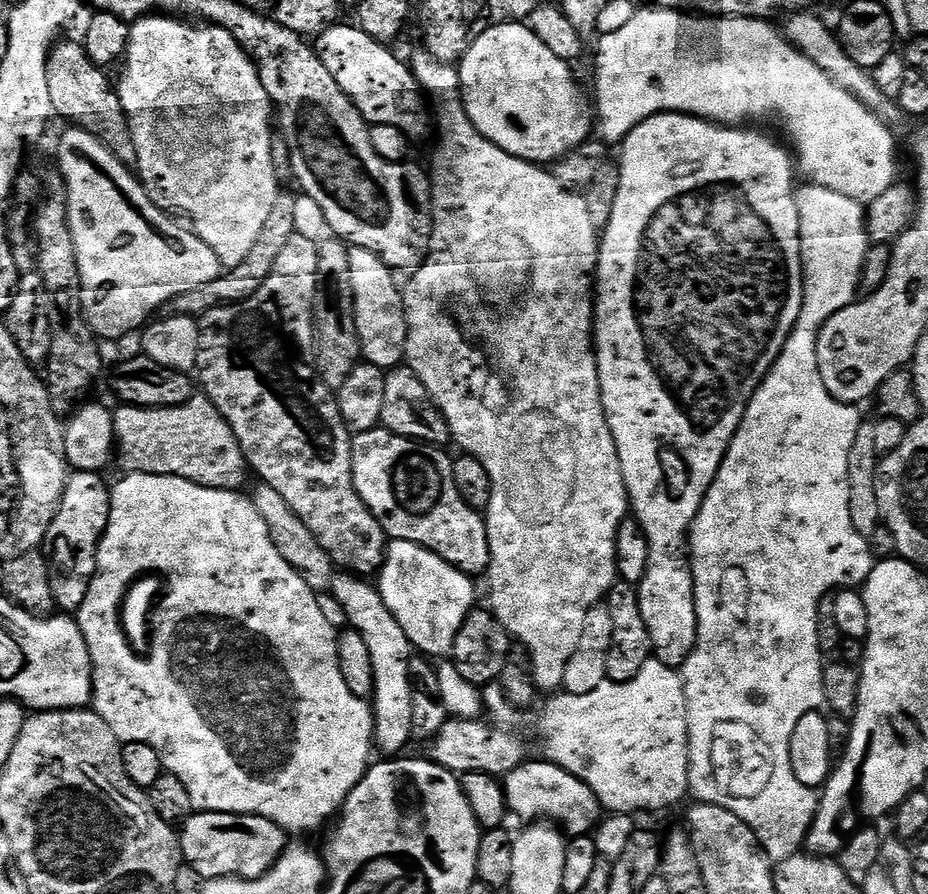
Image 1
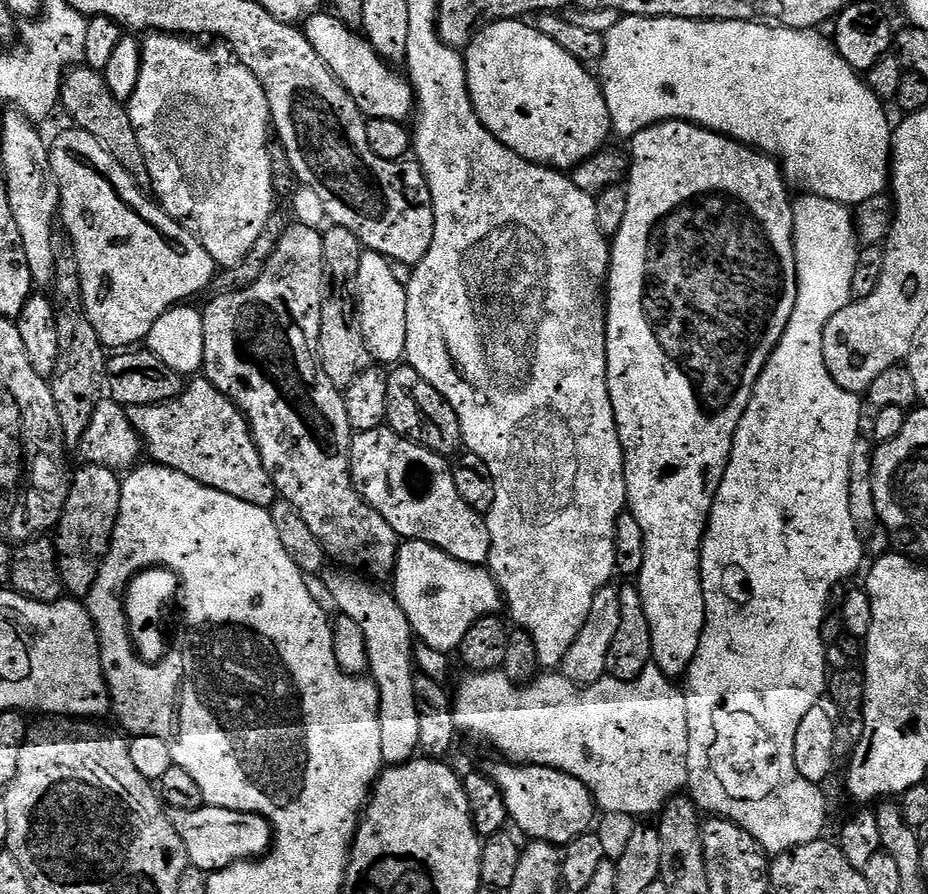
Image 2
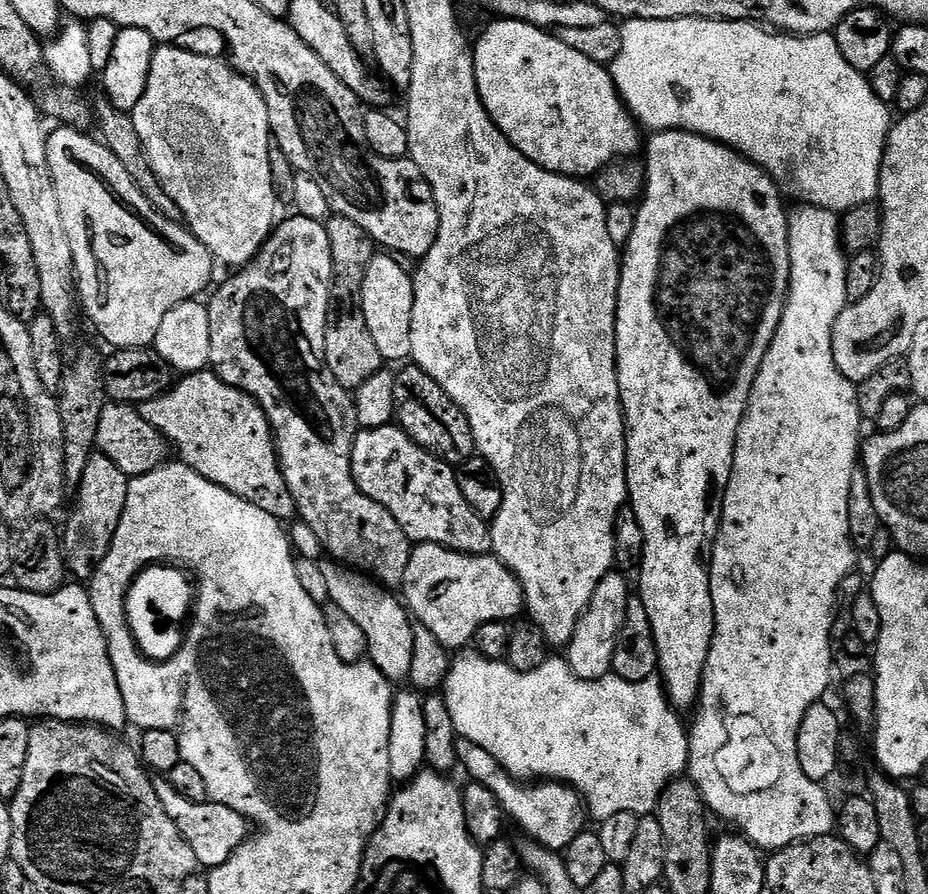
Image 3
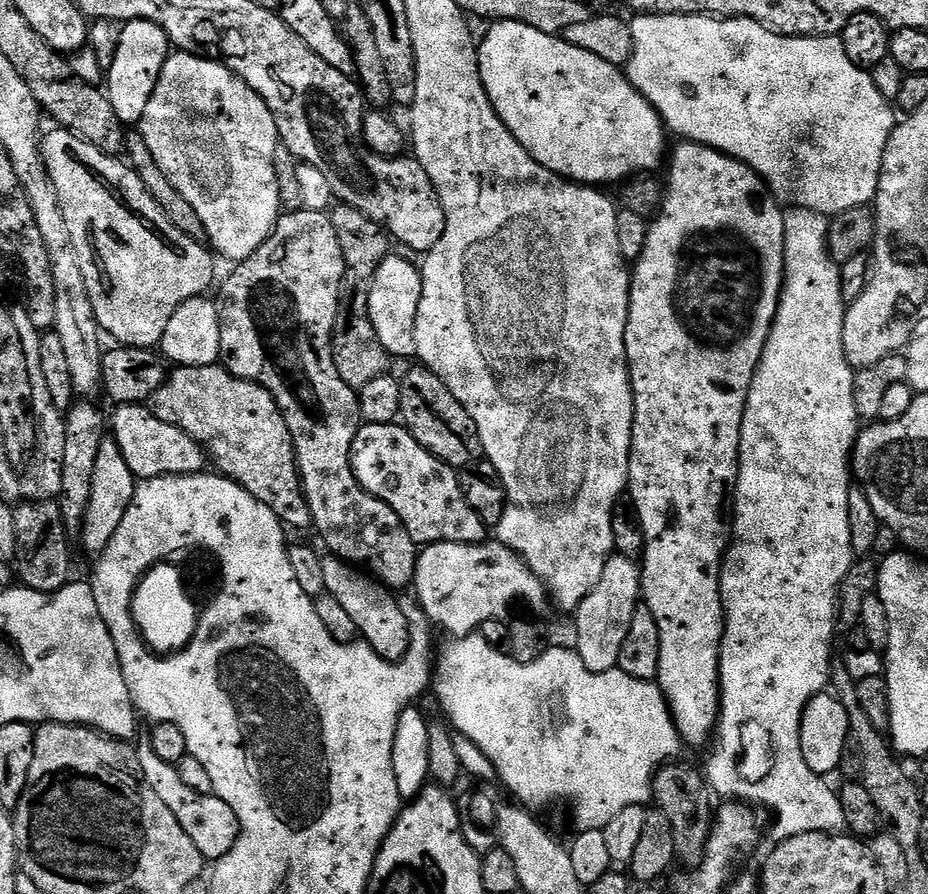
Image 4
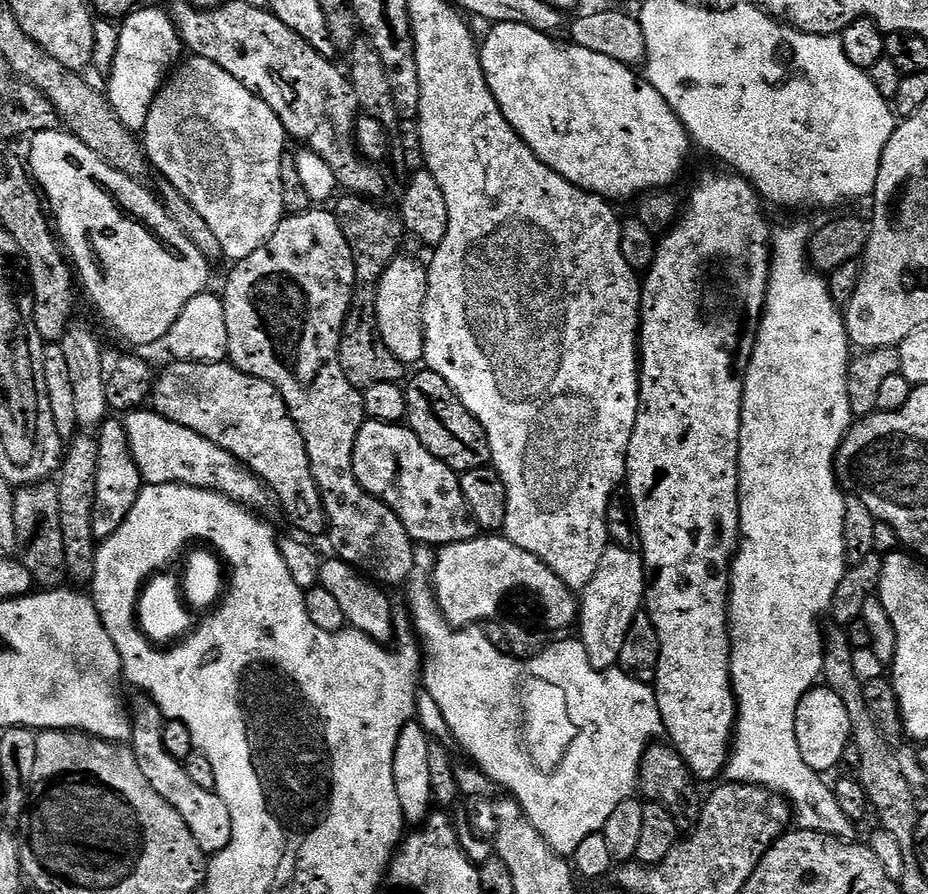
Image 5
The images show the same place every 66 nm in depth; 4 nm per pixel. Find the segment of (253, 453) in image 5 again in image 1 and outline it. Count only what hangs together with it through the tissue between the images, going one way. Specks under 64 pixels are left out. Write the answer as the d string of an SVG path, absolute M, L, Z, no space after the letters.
M197 394L190 402L169 408L139 408L126 403L119 407L112 414L116 435L114 456L125 473L177 476L207 488L243 489L250 477L248 459L230 422L207 396Z

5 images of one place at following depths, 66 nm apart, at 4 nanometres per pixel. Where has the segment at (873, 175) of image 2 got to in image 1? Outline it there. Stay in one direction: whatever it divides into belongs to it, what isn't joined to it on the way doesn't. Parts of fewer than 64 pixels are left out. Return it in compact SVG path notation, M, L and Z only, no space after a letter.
M641 7L634 14L634 18L623 21L619 26L613 27L616 28L613 32L606 33L596 48L594 112L598 117L599 139L608 146L611 144L623 145L624 139L630 134L630 130L634 130L634 126L646 122L646 118L656 116L659 112L685 112L688 116L697 116L700 120L710 120L725 126L744 126L747 125L747 120L777 120L784 127L785 134L788 135L787 143L794 149L794 160L798 165L799 175L807 183L826 186L826 190L838 190L838 194L846 194L848 198L854 198L859 204L865 206L874 198L886 194L886 190L890 190L890 186L897 183L898 180L898 176L896 176L896 140L892 137L891 130L888 129L891 127L876 113L871 112L862 101L854 98L854 94L850 94L845 88L833 82L806 53L800 51L791 40L785 38L781 33L780 37L768 23L767 19L751 16L701 18L696 14L685 14L683 11L670 8Z

